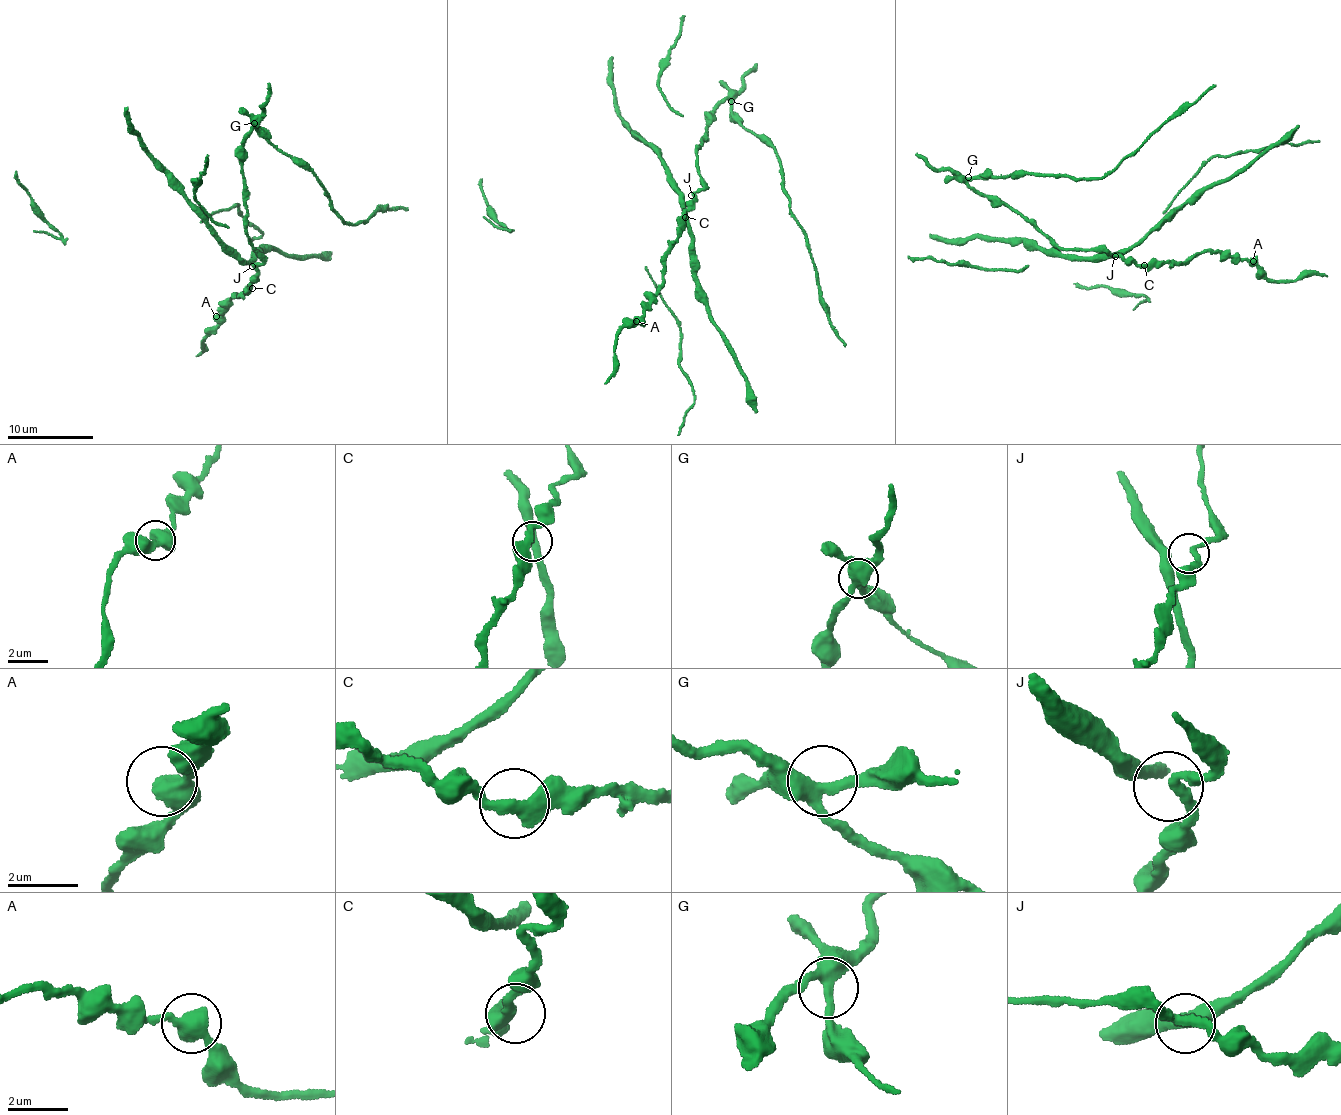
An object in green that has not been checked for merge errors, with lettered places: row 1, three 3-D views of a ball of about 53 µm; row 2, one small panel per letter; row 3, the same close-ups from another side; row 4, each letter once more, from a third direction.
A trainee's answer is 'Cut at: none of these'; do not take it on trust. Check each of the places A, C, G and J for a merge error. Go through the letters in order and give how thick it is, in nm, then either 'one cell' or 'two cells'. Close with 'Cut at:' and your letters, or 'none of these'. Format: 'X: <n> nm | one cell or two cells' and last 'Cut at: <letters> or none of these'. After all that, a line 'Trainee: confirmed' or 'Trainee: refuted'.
A: 380 nm | one cell
C: 360 nm | one cell
G: 320 nm | one cell
J: 200 nm | one cell
Cut at: none of these
Trainee: confirmed

